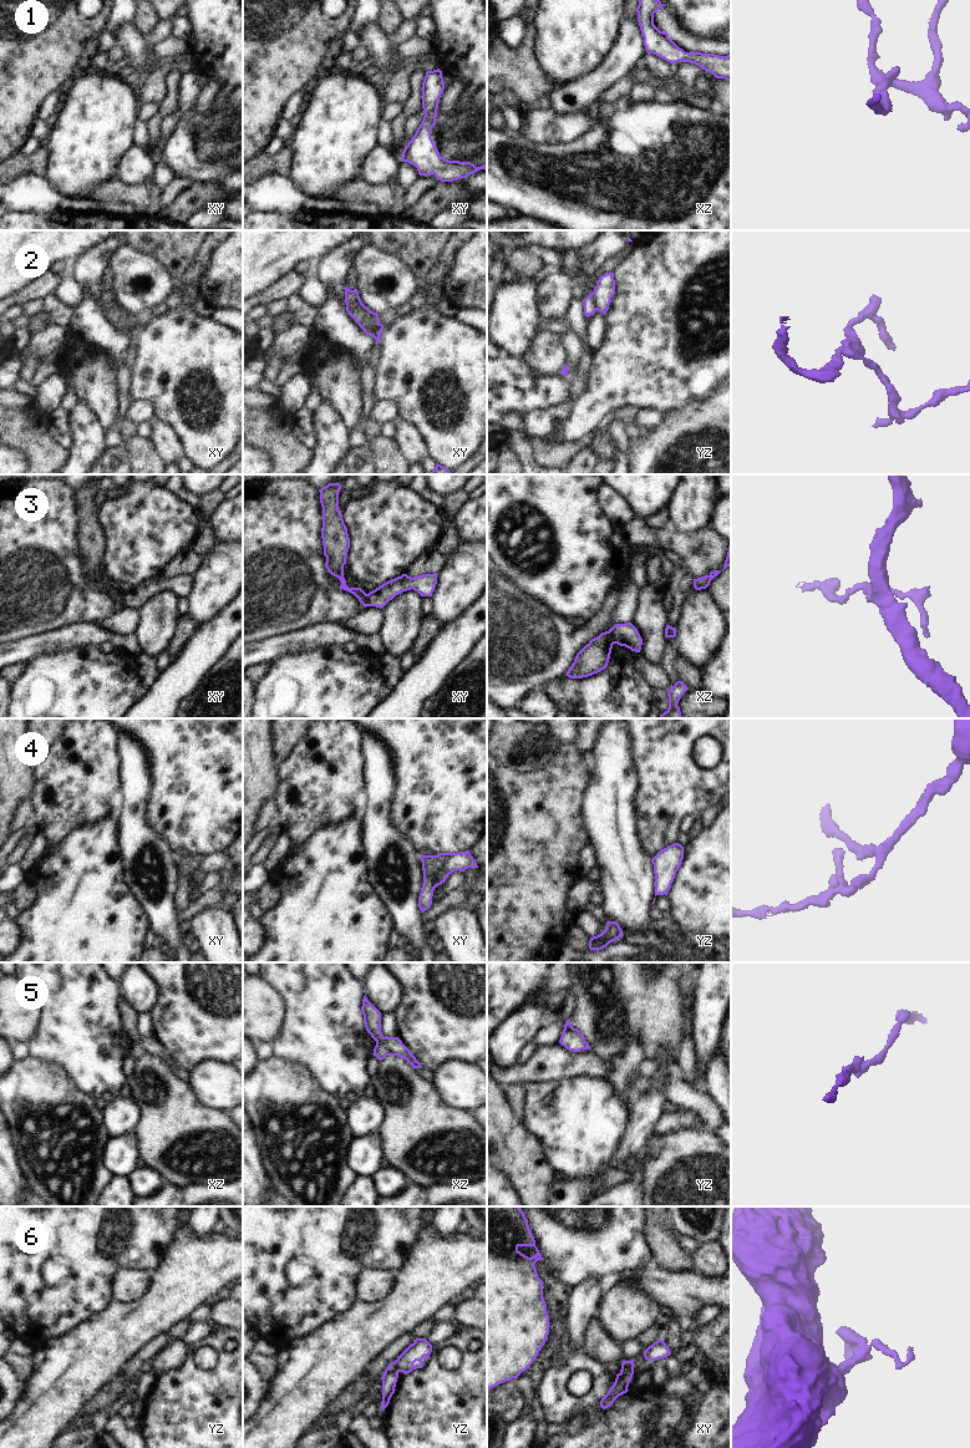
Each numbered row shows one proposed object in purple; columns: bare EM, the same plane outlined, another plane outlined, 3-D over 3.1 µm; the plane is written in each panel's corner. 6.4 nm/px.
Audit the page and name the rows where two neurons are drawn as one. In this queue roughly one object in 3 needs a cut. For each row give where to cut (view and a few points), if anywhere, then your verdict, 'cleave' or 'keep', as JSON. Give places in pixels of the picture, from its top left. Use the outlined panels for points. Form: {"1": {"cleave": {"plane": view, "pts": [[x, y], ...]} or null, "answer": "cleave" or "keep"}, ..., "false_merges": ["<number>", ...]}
{"1": {"cleave": null, "answer": "keep"}, "2": {"cleave": {"plane": "yz", "pts": [[593, 291], [593, 301], [597, 309]]}, "answer": "cleave"}, "3": {"cleave": {"plane": "xy", "pts": [[367, 594], [366, 605]]}, "answer": "cleave"}, "4": {"cleave": null, "answer": "keep"}, "5": {"cleave": {"plane": "xz", "pts": [[385, 1037], [376, 1042]]}, "answer": "cleave"}, "6": {"cleave": {"plane": "yz", "pts": [[394, 1362], [399, 1371]]}, "answer": "cleave"}, "false_merges": ["2", "3", "5", "6"]}

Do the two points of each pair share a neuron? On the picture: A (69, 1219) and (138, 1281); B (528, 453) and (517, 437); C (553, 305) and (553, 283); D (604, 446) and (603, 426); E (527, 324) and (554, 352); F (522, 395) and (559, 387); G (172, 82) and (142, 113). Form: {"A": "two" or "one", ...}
{"A": "two", "B": "one", "C": "one", "D": "one", "E": "two", "F": "one", "G": "two"}

